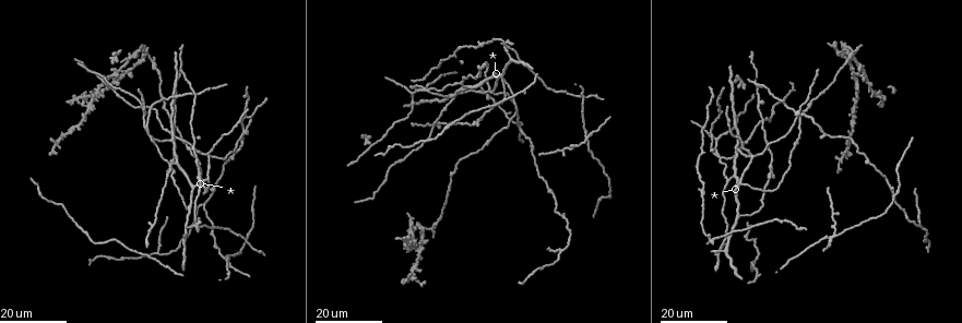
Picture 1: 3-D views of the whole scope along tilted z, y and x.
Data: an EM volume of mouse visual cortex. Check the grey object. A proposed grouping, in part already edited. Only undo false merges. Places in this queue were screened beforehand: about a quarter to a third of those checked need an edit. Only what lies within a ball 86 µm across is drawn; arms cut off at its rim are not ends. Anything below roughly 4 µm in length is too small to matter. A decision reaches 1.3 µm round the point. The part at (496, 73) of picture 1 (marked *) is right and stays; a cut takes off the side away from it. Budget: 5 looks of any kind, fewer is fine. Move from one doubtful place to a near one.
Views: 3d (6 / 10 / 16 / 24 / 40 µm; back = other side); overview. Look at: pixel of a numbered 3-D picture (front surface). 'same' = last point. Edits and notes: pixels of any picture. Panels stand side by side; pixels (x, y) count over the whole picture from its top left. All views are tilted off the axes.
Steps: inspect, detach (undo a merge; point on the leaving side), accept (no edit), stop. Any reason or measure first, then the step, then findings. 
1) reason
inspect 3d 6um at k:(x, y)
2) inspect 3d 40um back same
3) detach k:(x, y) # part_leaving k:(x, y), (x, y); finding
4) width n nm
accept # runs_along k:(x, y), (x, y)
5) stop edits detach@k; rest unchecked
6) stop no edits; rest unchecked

calibre changes
inspect 3d 16um at 1:(769, 170)

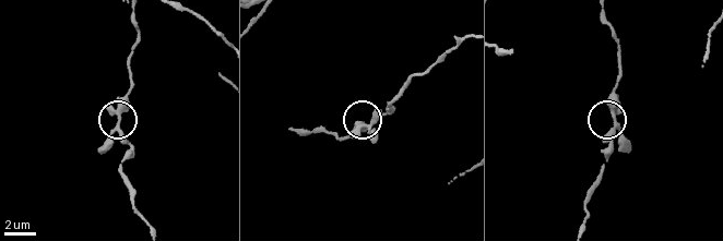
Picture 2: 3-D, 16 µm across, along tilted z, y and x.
inspect 3d 6um at 2:(370, 123)

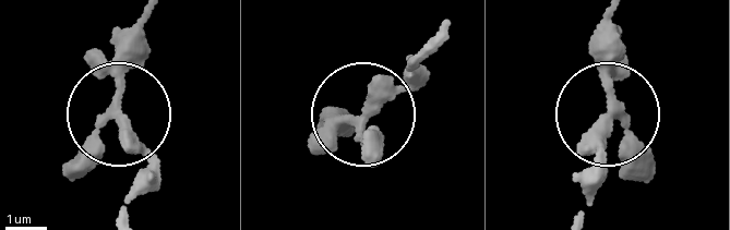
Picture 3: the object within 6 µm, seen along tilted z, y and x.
accept # runs_along 3:(129, 218), (150, 162), (123, 124), (123, 43), (144, 13); continuous, no second neuron

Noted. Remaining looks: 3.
a fork
inspect 3d 24um at 1:(753, 155)

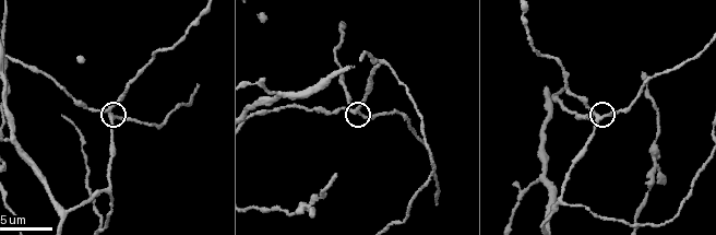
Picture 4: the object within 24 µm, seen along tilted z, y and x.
inspect 3d 10um at 4:(359, 113)

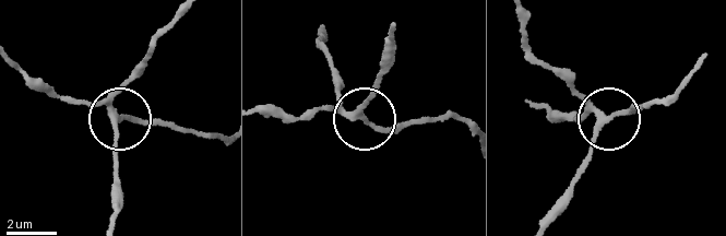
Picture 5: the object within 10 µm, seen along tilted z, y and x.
width 210 nm
accept # all the same neuron

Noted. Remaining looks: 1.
inspect 3d 10um at 4:(110, 191)

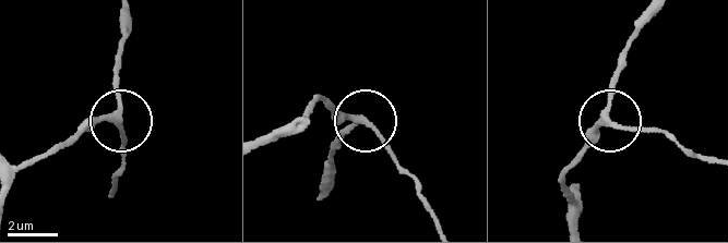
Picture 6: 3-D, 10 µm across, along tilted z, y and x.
accept # runs_along 6:(570, 167), (609, 119), (616, 60); continuous, no second neuron

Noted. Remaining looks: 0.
stop no edits; rest unchecked

